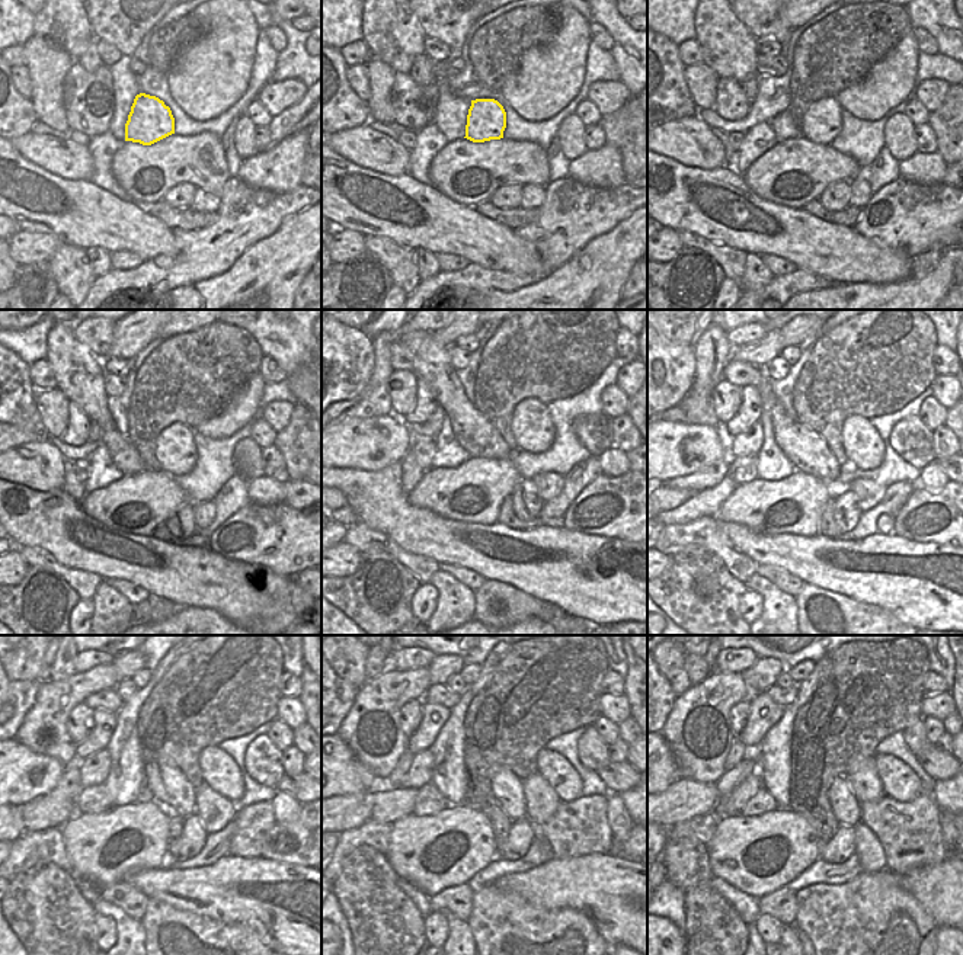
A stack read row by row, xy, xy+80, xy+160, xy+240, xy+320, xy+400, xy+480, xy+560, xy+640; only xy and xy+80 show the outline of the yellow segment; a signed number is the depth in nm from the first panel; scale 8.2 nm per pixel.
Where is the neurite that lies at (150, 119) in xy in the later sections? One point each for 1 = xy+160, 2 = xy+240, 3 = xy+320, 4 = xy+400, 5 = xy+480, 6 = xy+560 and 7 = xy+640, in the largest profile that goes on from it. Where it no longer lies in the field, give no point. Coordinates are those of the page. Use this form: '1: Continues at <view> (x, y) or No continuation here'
1: Continues at xy+160 (821, 122)
2: Continues at xy+240 (175, 449)
3: Continues at xy+320 (533, 429)
4: Continues at xy+400 (864, 448)
5: Continues at xy+480 (220, 771)
6: Continues at xy+560 (556, 769)
7: Continues at xy+640 (899, 782)

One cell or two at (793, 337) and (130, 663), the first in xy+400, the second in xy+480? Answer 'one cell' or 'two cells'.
one cell

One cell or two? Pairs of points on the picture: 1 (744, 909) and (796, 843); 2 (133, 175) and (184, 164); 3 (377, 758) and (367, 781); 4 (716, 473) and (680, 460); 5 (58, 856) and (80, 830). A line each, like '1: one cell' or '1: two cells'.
1: two cells
2: one cell
3: two cells
4: two cells
5: two cells

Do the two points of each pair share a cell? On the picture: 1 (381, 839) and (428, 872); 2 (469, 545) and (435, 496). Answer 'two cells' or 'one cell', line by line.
1: two cells
2: two cells

